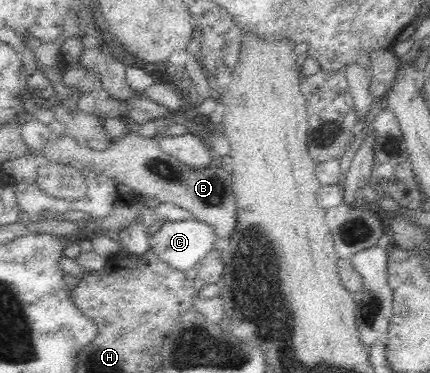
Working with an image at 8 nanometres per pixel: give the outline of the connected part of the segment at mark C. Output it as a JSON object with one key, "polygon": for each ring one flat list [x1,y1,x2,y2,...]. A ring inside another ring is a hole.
{"polygon":[[190,218,156,225,150,238,150,249,163,262,186,271,194,268,218,243,218,236,207,223]]}

